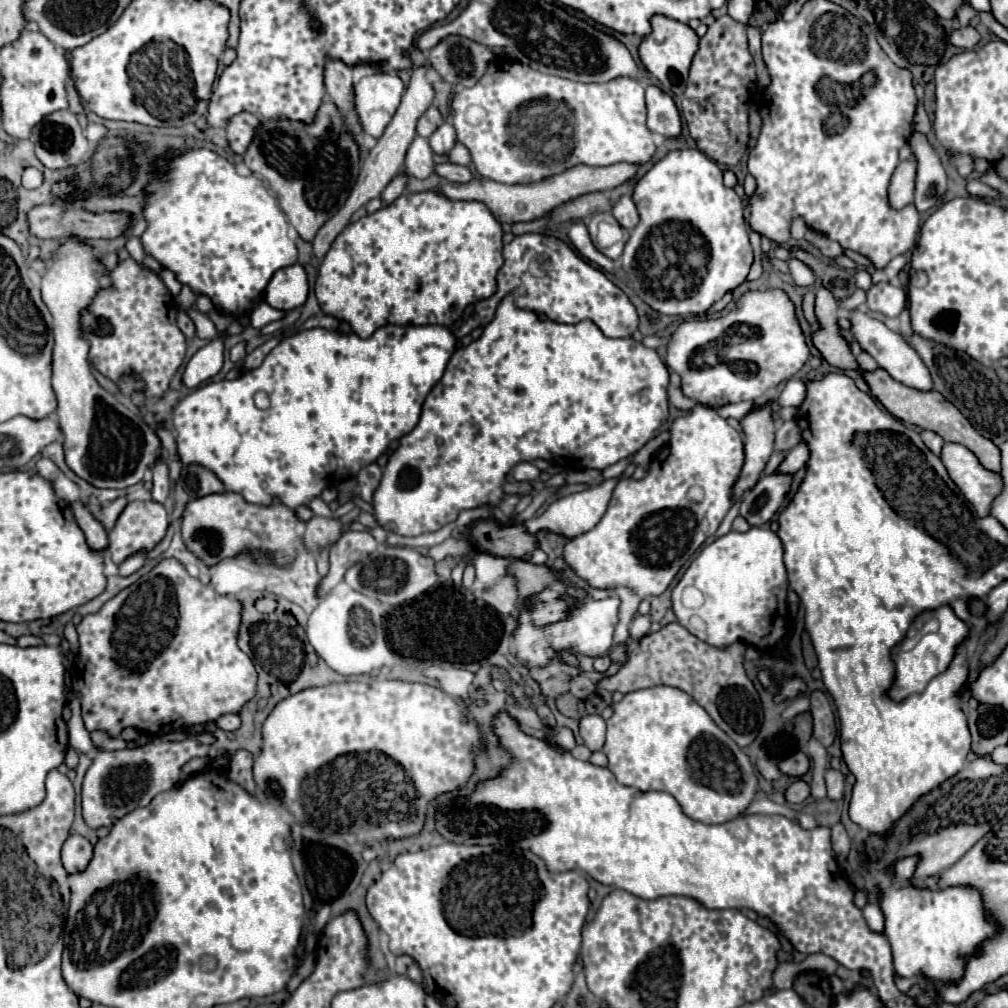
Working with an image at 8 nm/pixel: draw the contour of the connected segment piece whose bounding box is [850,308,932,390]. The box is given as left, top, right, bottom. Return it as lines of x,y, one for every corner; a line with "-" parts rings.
858,308
850,312
850,324
852,324
854,338
858,340
862,350
868,352
878,362
878,366
884,368
894,380
898,380
906,386
918,388
918,390
932,390
932,378
930,378
928,368
922,364
920,356
914,352
914,348
910,348
910,344
898,332
890,330
882,320
874,318
868,312
862,312

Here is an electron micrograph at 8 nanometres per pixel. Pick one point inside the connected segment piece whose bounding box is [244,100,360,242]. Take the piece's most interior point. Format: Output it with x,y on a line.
311,167

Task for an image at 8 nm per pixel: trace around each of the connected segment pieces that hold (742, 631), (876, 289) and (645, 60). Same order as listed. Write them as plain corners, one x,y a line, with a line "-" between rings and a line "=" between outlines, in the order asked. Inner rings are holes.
750,528
748,532
728,532
700,552
672,590
672,610
678,624
710,646
726,648
744,640
750,646
768,648
782,642
788,632
784,622
788,610
786,592
788,576
782,540
770,528
-
688,586
702,592
702,606
686,608
682,604
682,594
-
780,618
782,624
778,624
=
874,284
866,294
866,306
886,318
896,318
906,308
906,292
892,284
=
652,16
650,26
652,26
652,32
650,32
650,36
644,36
640,40
638,56
640,56
642,64
646,66
646,70
654,78
658,78
664,92
680,96
686,90
686,78
688,78
690,62
698,50
700,38
688,24
682,24
678,20
670,20
668,16

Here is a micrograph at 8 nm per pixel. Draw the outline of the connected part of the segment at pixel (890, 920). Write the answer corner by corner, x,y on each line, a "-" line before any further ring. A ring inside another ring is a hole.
916,858
896,862
892,884
882,892
880,906
886,916
886,938
892,946
894,968
906,978
924,974
944,982
958,982
964,974
966,958
976,952
986,938
992,938
998,926
988,920
982,898
974,888
916,890
910,884
916,862

